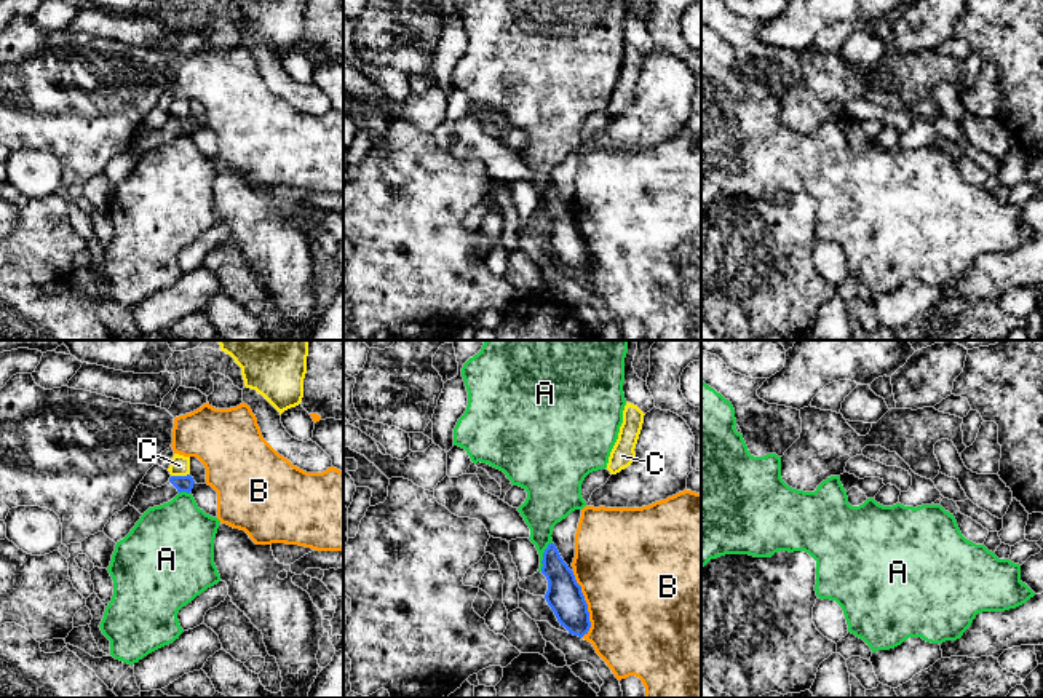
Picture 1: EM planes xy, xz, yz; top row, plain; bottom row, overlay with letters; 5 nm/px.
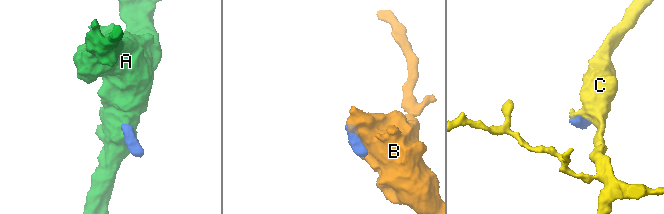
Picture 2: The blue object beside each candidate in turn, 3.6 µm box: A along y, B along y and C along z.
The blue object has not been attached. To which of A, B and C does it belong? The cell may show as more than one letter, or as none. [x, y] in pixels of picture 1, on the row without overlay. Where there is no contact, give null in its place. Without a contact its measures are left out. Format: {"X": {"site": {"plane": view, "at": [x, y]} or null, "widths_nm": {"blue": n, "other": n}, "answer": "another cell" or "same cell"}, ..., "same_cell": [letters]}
{"A": {"site": {"plane": "xz", "at": [543, 198]}, "widths_nm": {"blue": 180, "other": 200}, "answer": "another cell"}, "B": {"site": {"plane": "xz", "at": [586, 246]}, "widths_nm": {"blue": 180, "other": 500}, "answer": "another cell"}, "C": {"site": {"plane": "xy", "at": [179, 118]}, "widths_nm": {"blue": 80, "other": 100}, "answer": "another cell"}, "same_cell": []}

